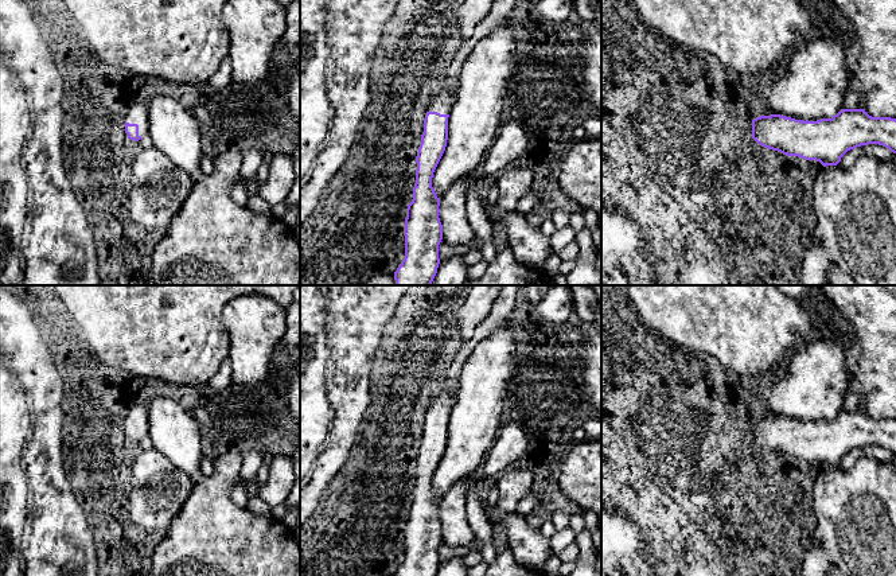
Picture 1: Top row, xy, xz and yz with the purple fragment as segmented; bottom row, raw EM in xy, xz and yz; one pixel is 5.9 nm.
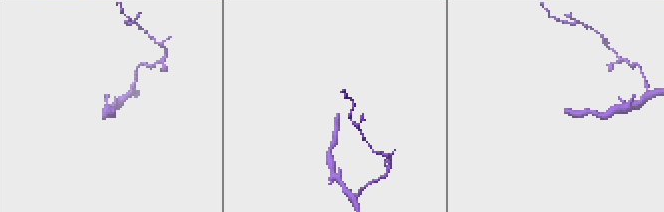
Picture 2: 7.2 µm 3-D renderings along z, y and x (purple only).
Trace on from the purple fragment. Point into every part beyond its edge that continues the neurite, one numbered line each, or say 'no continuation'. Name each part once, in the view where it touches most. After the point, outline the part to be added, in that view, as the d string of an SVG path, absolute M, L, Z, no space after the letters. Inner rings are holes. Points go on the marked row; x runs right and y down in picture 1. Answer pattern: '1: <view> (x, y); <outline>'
1: xy (137, 113); M136 104L129 108L125 122L139 125L139 136L143 137L148 135L148 117L145 104Z

